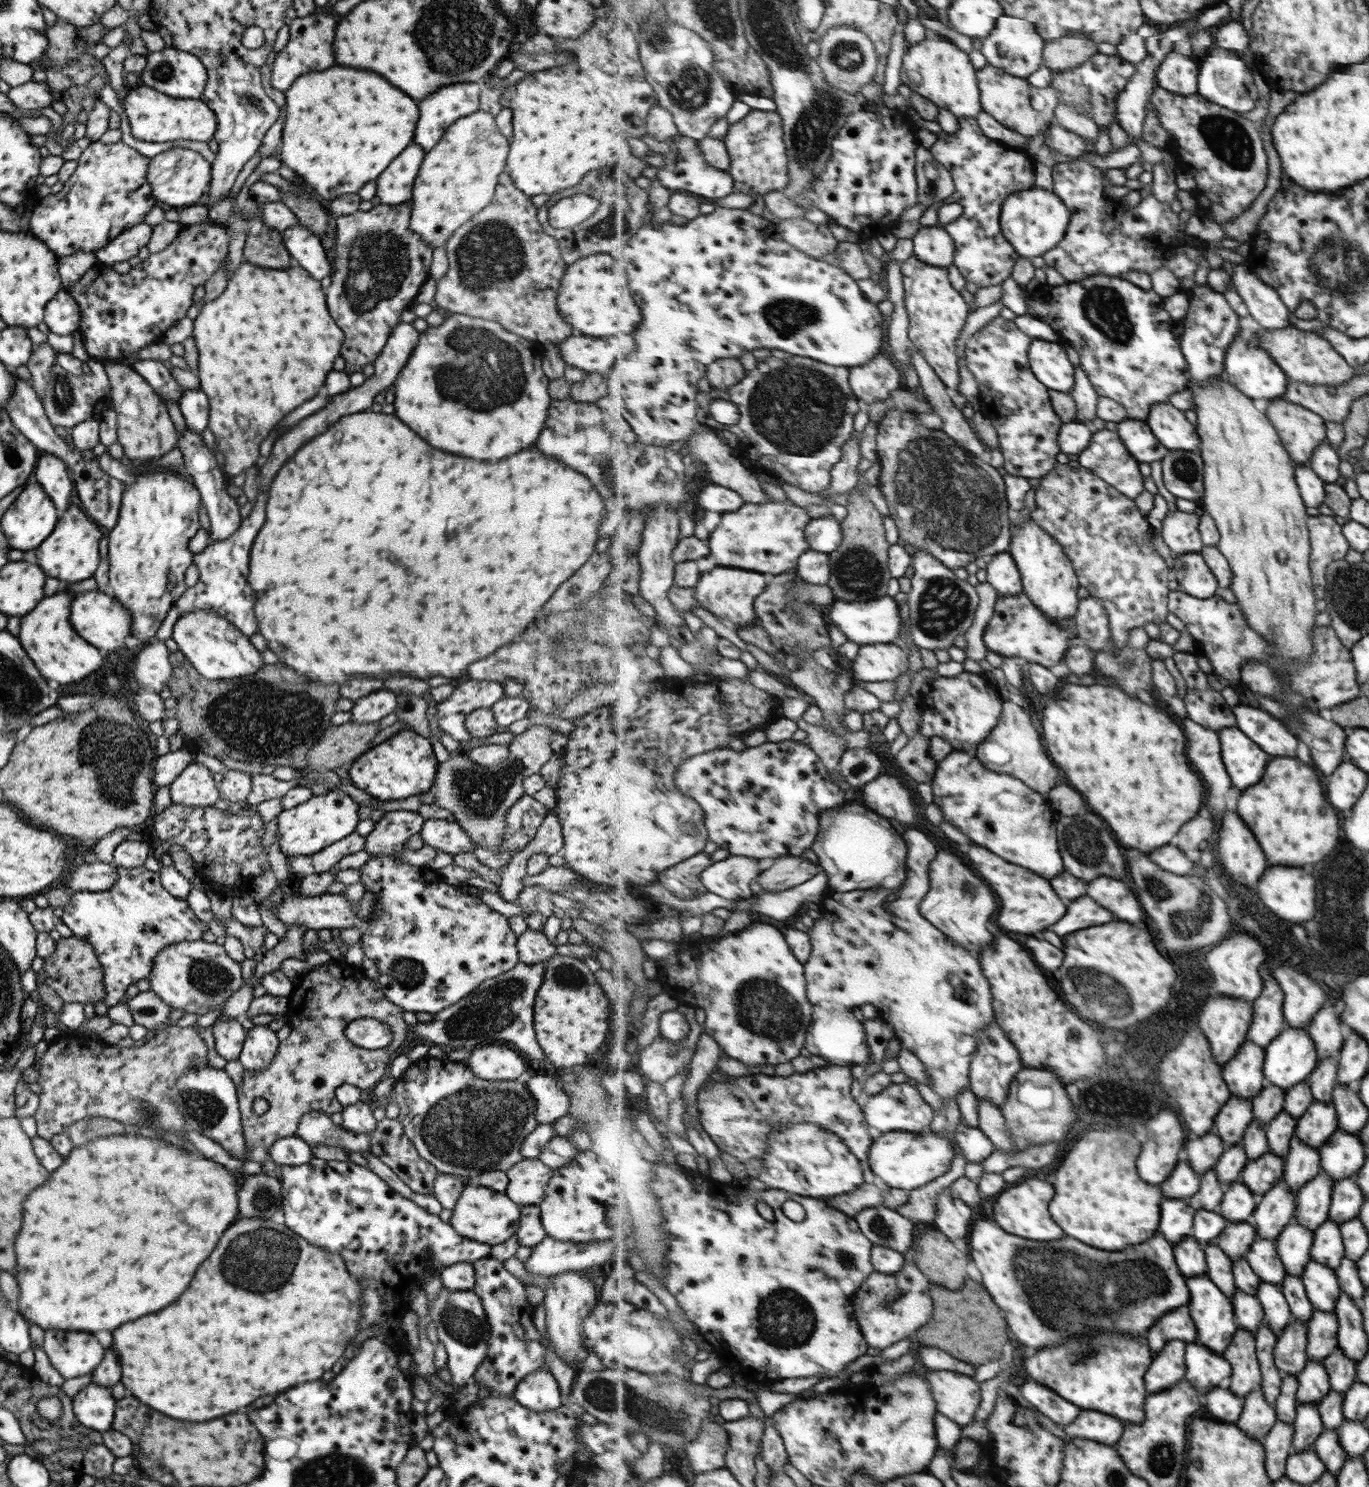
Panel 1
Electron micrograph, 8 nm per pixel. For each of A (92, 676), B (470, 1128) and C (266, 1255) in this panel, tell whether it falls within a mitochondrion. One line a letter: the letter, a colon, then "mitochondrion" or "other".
A: other
B: mitochondrion
C: mitochondrion

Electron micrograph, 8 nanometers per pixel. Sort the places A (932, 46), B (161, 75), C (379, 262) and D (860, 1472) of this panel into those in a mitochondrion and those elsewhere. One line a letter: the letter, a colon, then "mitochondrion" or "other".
A: other
B: mitochondrion
C: mitochondrion
D: other

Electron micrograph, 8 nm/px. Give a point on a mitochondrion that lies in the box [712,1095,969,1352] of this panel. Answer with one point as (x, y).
(877, 1225)

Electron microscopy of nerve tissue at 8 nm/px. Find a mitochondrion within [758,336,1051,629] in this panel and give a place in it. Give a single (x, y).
(933, 482)

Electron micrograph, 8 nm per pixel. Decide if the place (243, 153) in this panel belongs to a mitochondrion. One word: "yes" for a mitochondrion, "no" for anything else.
no

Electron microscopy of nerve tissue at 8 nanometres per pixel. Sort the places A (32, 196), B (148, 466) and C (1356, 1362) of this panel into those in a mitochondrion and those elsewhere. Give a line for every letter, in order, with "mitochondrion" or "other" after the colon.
A: other
B: other
C: other

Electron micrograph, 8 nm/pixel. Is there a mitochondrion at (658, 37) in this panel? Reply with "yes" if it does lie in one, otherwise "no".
yes

